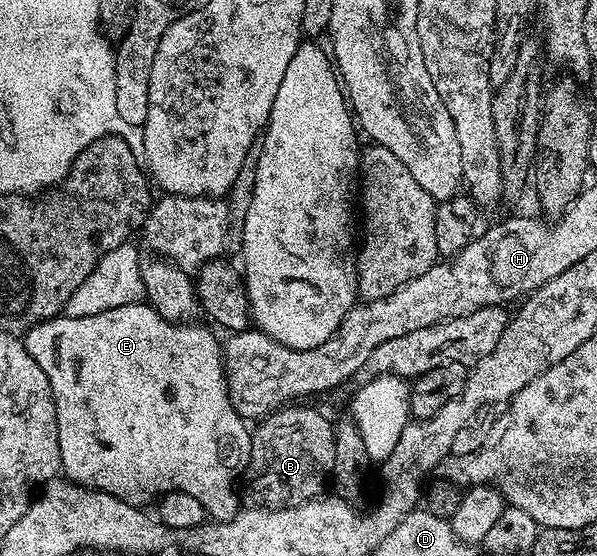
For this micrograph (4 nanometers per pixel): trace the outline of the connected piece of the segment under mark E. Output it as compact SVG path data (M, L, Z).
M130 303L117 309L105 309L105 313L93 313L93 317L69 317L64 314L38 323L25 332L27 351L41 365L45 377L49 377L49 385L53 393L53 401L57 409L57 433L61 445L61 471L72 483L80 483L92 491L104 491L126 503L147 505L151 498L162 497L168 491L189 493L189 497L197 497L207 510L208 516L215 521L226 521L241 509L239 495L235 492L235 478L242 476L247 470L247 462L251 456L251 431L248 424L233 409L227 396L227 376L223 374L223 352L220 340L215 340L216 332L210 326L198 327L198 322L170 323L151 308L150 303Z

